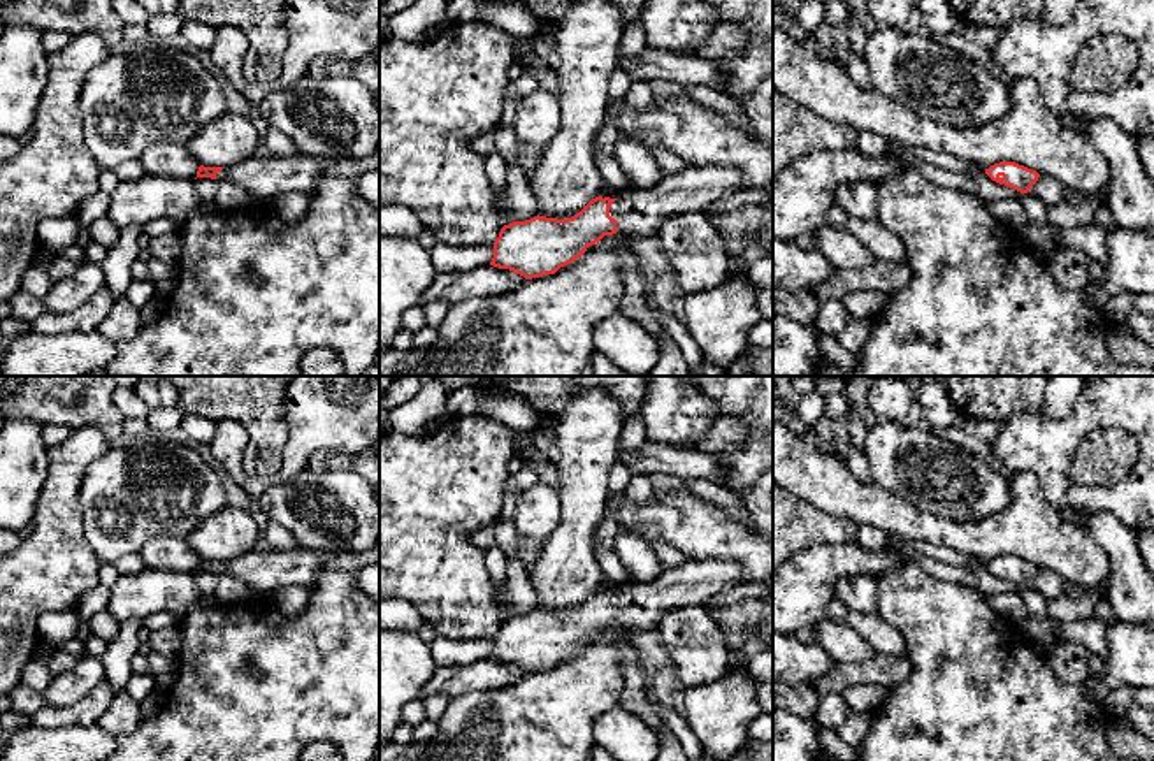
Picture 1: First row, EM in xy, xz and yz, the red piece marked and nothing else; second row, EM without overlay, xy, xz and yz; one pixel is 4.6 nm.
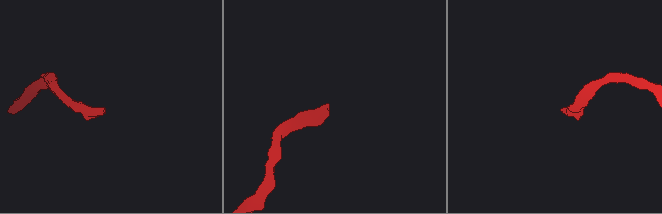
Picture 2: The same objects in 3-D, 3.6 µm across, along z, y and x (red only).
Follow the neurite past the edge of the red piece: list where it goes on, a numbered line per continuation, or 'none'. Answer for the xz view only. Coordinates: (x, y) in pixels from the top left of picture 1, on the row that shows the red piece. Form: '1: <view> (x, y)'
1: xz (640, 213)

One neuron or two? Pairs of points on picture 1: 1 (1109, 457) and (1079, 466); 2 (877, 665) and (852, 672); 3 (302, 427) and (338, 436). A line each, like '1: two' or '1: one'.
1: one
2: one
3: one

